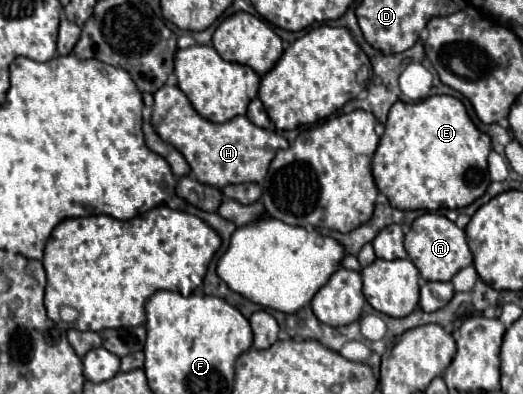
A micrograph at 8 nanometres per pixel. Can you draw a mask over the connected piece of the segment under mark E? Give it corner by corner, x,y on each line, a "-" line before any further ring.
434,95
418,103
392,105
384,135
372,159
372,175
380,193
402,211
462,209
484,195
488,177
490,137
466,113
460,99

